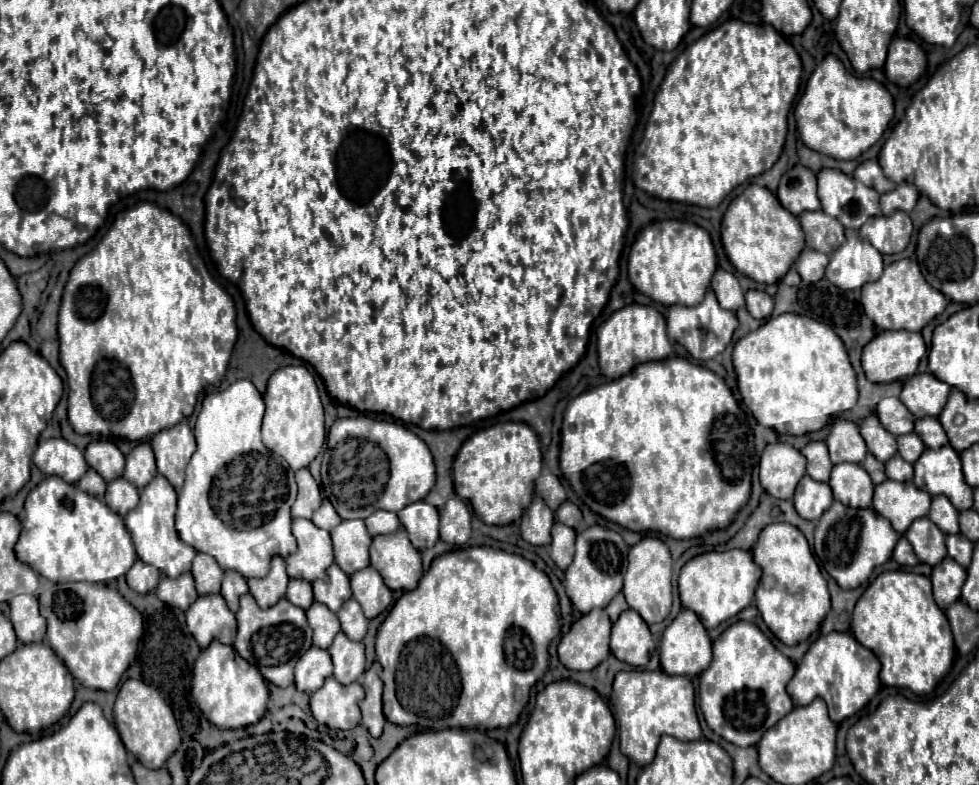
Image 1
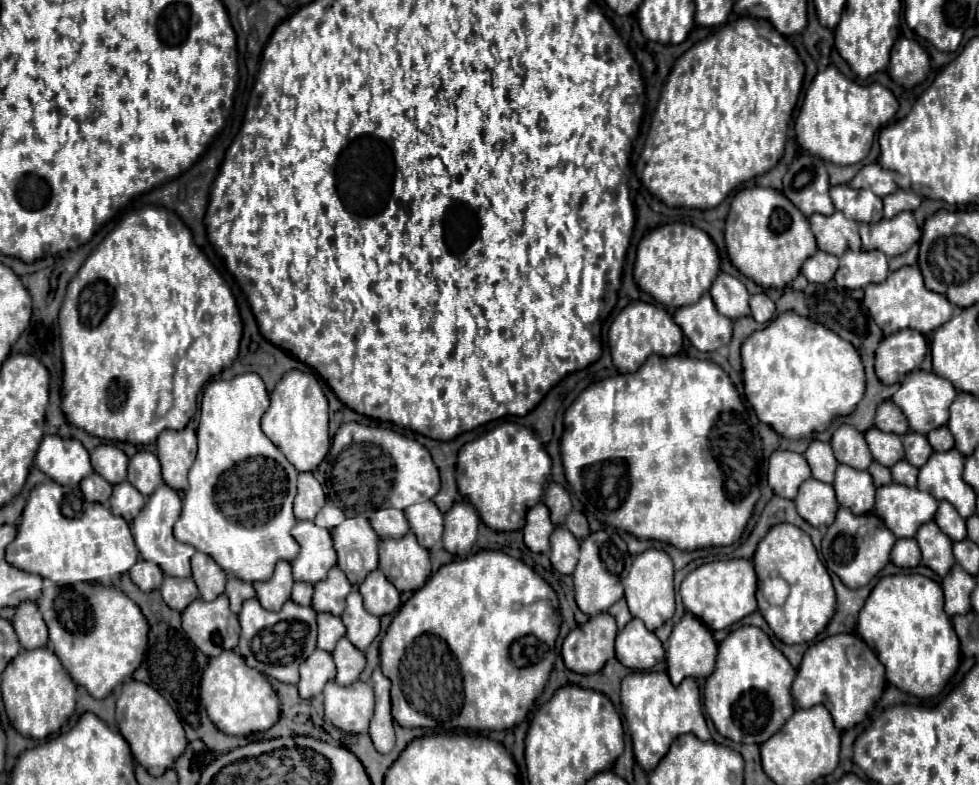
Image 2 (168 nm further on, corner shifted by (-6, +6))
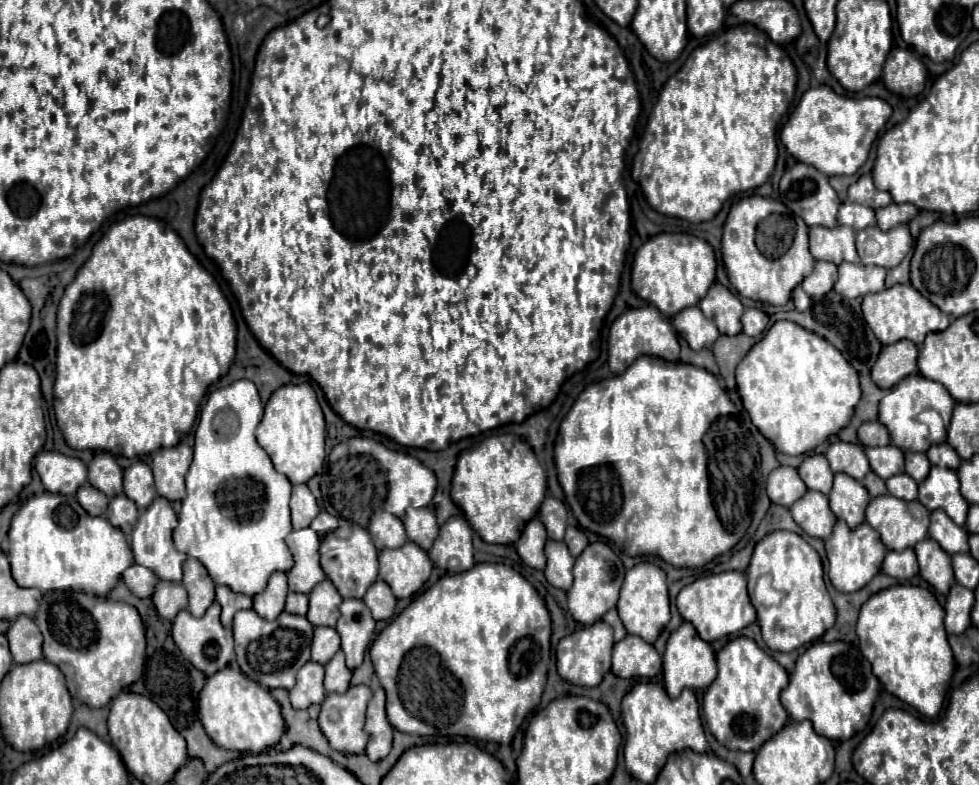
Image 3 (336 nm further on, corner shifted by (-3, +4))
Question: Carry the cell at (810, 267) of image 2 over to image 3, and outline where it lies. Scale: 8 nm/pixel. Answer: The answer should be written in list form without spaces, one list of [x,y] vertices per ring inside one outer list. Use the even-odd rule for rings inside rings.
[[[817,261],[813,273],[805,277],[801,287],[809,297],[825,297],[833,289],[835,281],[837,281],[837,265],[829,261]]]

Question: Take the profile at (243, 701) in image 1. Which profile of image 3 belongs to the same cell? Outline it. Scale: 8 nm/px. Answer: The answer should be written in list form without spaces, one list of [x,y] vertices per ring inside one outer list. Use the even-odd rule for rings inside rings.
[[[225,667],[207,679],[203,691],[199,693],[199,715],[209,739],[217,747],[229,751],[261,753],[267,747],[277,745],[277,739],[285,733],[281,707],[271,693],[231,667]]]

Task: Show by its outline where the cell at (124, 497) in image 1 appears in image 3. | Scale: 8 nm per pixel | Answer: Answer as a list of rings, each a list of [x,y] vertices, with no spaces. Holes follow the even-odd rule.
[[[125,495],[113,497],[109,501],[109,509],[105,513],[105,517],[109,519],[109,523],[113,523],[115,527],[119,527],[127,537],[133,533],[133,525],[137,521],[137,515],[139,515],[137,505],[131,499],[127,499]]]

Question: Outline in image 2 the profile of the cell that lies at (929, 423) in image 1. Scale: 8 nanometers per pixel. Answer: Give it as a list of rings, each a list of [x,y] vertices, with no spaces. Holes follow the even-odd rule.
[[[942,425],[940,429],[932,429],[932,433],[928,433],[928,441],[934,451],[948,451],[954,447],[954,437],[952,433],[948,433],[946,425]]]

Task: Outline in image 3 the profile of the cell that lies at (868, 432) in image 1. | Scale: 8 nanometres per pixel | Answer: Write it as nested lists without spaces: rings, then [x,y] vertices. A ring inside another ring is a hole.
[[[885,445],[885,447],[867,447],[865,455],[869,459],[871,471],[875,475],[881,475],[881,479],[889,479],[893,475],[903,473],[905,467],[905,457],[903,451],[895,445]]]

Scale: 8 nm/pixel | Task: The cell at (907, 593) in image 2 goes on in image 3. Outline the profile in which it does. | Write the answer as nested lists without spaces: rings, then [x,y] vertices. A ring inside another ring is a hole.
[[[895,585],[869,597],[857,621],[859,649],[871,663],[881,685],[925,717],[935,717],[939,713],[945,689],[955,671],[943,615],[943,607],[931,591],[913,585]]]

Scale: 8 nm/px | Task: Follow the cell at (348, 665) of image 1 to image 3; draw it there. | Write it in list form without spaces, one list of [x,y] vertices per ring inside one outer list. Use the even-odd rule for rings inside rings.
[[[337,651],[337,655],[325,665],[325,691],[327,693],[345,693],[349,689],[351,671],[345,665],[345,653]]]

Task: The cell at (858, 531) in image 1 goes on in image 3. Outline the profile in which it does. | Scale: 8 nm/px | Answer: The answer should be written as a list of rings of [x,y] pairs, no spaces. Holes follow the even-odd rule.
[[[837,521],[833,535],[825,541],[825,551],[829,559],[831,585],[841,593],[853,593],[865,587],[881,571],[881,563],[885,559],[885,547],[879,541],[879,535],[867,523],[857,529],[849,529],[845,521]]]

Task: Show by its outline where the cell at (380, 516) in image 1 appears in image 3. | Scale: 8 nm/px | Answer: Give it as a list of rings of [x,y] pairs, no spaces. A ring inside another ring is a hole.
[[[387,511],[373,513],[371,523],[369,523],[369,535],[371,535],[377,551],[381,551],[385,547],[401,547],[407,543],[403,523]]]

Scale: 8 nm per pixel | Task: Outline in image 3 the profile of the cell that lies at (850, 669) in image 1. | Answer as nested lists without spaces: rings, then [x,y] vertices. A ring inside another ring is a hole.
[[[815,641],[799,655],[789,685],[781,693],[781,703],[793,721],[809,719],[817,735],[825,735],[831,741],[847,741],[869,723],[879,691],[879,679],[855,645]]]

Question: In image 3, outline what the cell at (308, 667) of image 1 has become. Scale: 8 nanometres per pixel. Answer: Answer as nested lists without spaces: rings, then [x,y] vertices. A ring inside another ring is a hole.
[[[305,663],[297,673],[297,685],[289,691],[291,705],[297,709],[307,709],[313,703],[323,703],[325,687],[323,687],[325,667],[319,663]]]

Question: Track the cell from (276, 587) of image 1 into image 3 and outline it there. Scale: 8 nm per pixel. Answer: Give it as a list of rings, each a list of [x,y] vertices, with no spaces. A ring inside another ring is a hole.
[[[277,571],[271,575],[267,589],[253,597],[253,609],[263,619],[277,619],[277,615],[283,613],[287,593],[289,593],[289,589],[287,589],[285,573]]]

